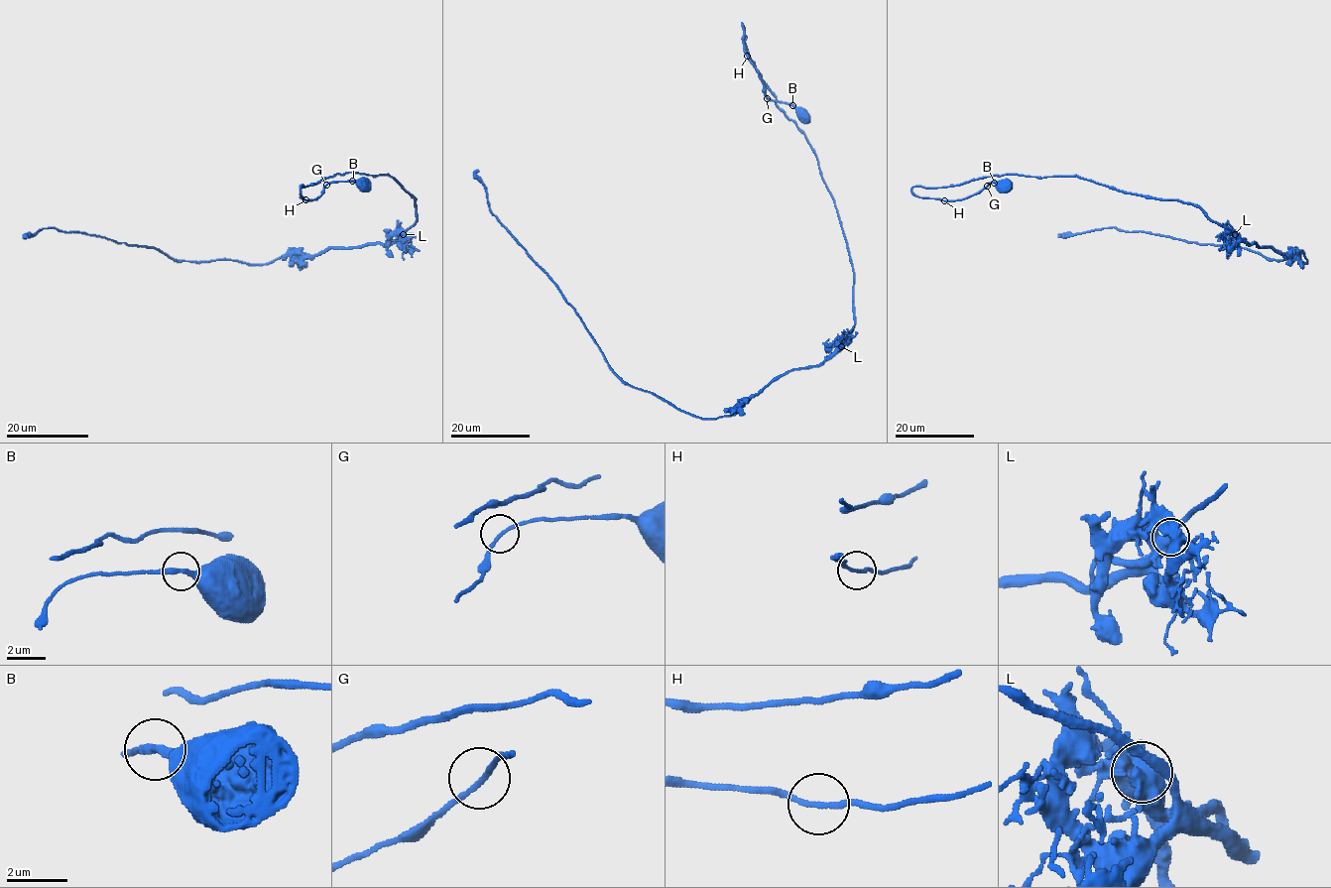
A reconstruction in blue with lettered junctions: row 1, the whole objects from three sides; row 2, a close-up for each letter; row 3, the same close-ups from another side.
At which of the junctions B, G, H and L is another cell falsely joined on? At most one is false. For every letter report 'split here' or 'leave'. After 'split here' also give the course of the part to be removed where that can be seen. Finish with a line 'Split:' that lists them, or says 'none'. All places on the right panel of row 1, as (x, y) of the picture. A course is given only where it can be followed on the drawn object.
B: leave
G: leave
H: leave
L: leave
Split: none

